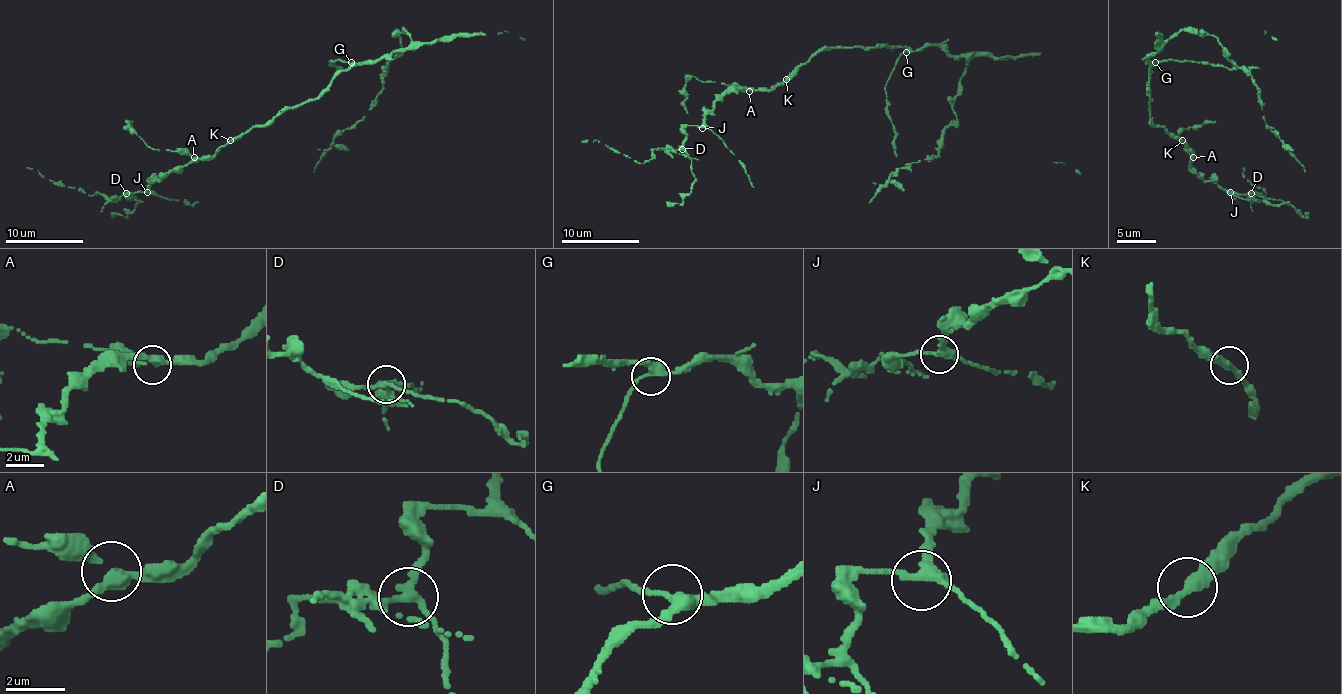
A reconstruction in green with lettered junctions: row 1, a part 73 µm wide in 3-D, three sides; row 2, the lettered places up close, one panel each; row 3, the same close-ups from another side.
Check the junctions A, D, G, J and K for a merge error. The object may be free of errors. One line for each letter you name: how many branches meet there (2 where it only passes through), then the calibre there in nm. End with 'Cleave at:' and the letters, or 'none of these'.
D: branches 3; calibre 260 nm
Cleave at: D

